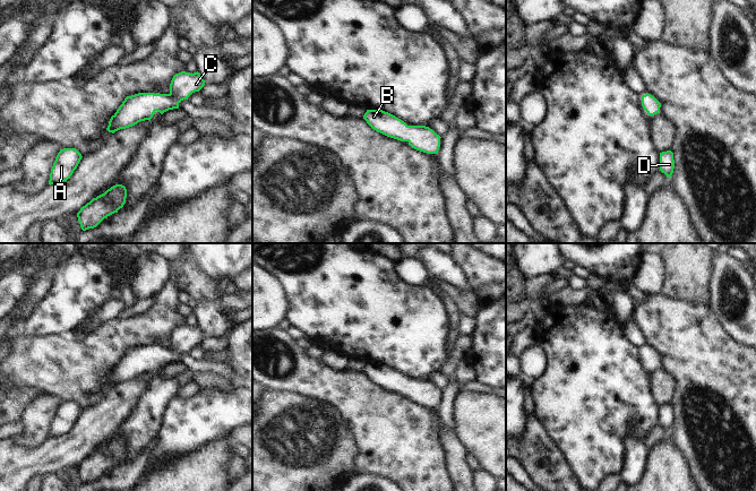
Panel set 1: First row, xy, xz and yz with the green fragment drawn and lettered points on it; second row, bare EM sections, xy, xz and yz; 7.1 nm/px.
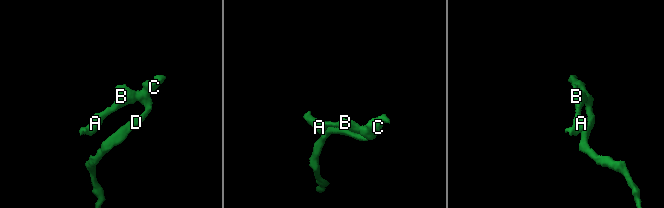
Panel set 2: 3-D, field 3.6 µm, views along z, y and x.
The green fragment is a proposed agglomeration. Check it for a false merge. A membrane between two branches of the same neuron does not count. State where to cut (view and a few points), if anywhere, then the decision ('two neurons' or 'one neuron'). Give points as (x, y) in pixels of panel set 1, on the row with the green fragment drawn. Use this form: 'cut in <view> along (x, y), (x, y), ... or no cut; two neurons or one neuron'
no cut; one neuron

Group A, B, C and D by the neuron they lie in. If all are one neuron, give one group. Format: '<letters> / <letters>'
A B C D

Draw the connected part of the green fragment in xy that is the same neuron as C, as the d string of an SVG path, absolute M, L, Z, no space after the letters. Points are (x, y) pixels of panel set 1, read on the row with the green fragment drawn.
M181 71L175 74L170 84L169 94L138 93L127 96L117 112L111 117L106 130L114 133L140 121L149 120L157 111L161 114L169 110L179 109L179 103L205 85L200 74Z

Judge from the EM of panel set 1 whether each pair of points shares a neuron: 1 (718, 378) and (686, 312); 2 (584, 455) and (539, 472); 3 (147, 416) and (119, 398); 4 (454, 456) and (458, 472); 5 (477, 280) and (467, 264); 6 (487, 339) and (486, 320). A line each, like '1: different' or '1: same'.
1: same
2: different
3: different
4: same
5: same
6: same

